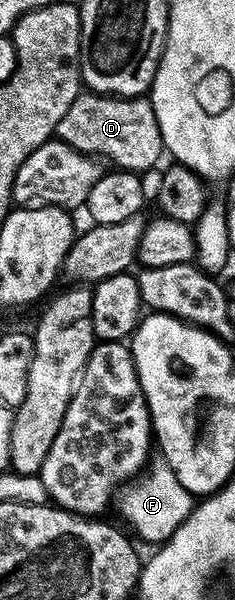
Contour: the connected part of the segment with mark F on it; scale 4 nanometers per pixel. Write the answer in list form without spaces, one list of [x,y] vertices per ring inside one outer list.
[[[154,458],[141,474],[117,493],[116,508],[117,504],[119,514],[134,527],[139,541],[147,540],[153,546],[161,546],[194,513],[196,497],[184,486],[184,482],[180,482],[180,478],[176,478],[176,470],[172,470],[167,460]]]

